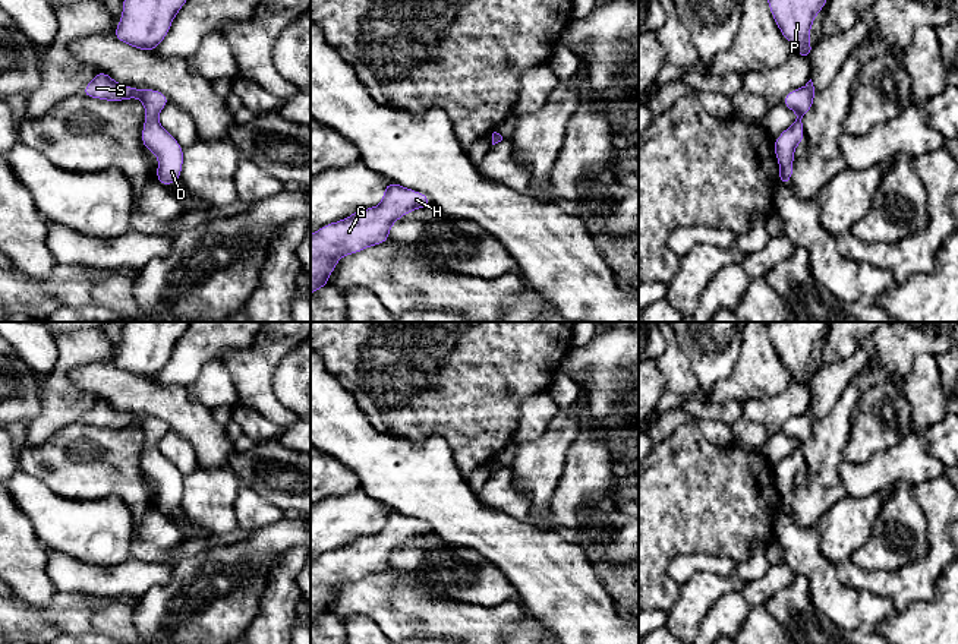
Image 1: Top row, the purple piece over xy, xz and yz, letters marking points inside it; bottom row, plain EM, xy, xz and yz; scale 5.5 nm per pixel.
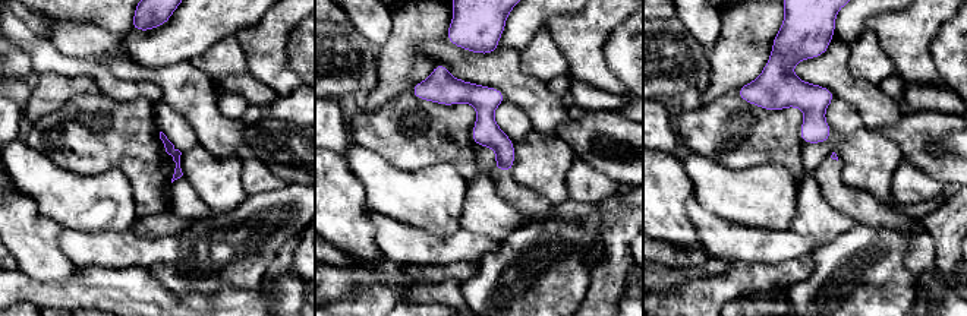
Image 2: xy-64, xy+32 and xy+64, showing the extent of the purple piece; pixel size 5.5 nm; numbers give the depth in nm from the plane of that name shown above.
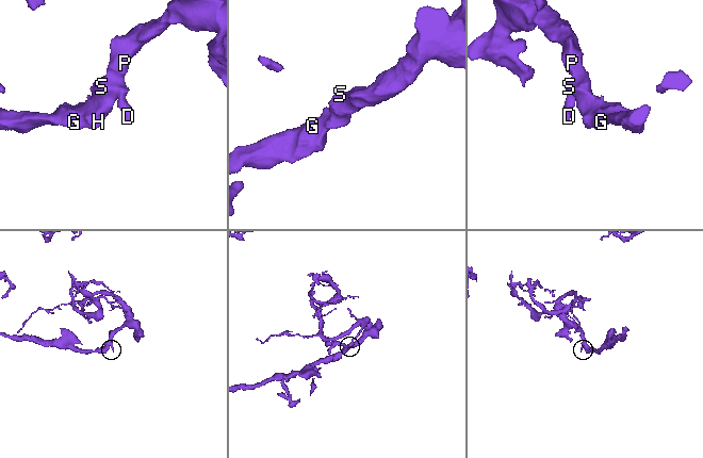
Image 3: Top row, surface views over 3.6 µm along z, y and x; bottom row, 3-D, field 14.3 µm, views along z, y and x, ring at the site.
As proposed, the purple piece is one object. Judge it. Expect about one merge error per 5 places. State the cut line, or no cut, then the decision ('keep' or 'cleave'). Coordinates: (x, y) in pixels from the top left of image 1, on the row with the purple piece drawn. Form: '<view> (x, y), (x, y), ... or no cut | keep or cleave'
no cut | keep

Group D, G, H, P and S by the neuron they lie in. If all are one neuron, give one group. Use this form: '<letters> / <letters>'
D G H P S

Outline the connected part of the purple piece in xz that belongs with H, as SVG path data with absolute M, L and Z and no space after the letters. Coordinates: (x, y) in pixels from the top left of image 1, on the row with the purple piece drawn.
M388 181L379 205L328 222L311 234L311 296L330 285L328 277L344 255L385 243L396 221L431 203L425 193Z

